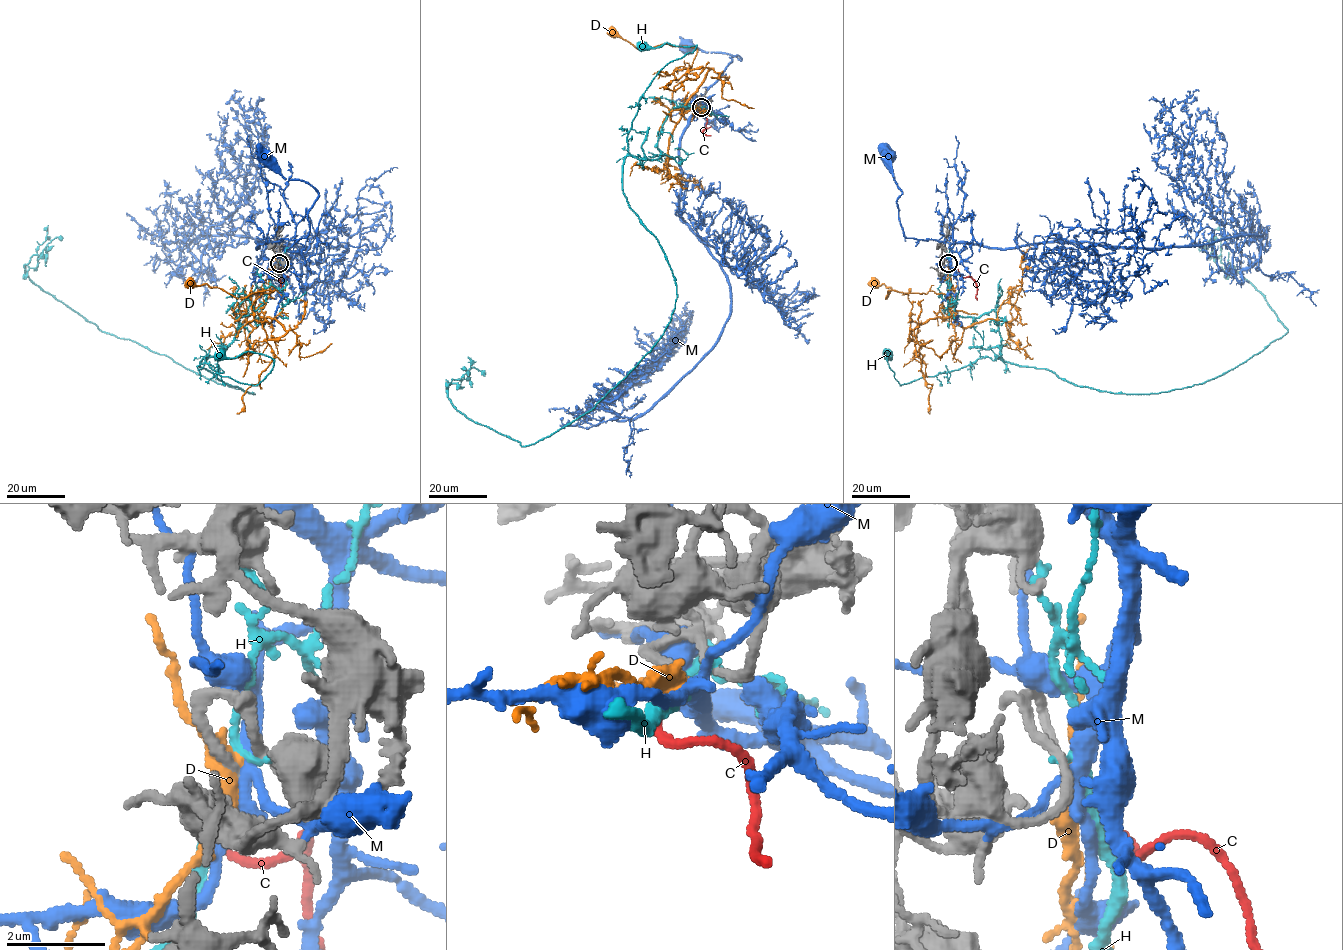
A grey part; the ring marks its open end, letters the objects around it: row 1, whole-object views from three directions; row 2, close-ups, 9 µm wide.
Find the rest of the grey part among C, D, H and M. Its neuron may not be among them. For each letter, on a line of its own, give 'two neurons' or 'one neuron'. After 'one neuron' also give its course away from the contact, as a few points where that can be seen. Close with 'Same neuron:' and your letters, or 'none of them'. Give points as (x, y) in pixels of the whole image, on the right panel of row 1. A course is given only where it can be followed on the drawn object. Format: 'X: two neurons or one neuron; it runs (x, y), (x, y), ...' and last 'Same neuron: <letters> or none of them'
C: one neuron; it runs (949, 263), (962, 277), (971, 277), (975, 281), (977, 300)
D: two neurons
H: two neurons
M: two neurons
Same neuron: C

